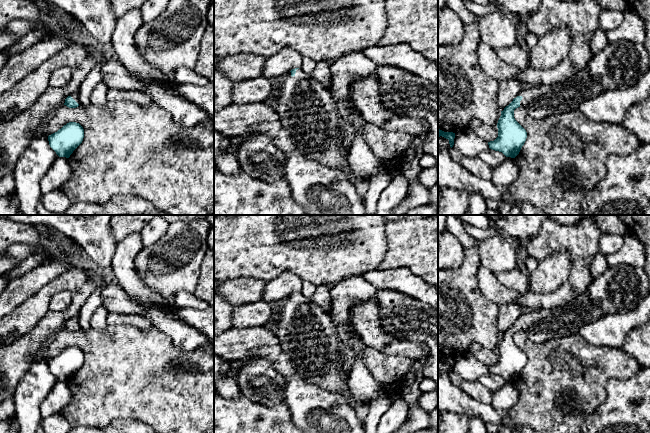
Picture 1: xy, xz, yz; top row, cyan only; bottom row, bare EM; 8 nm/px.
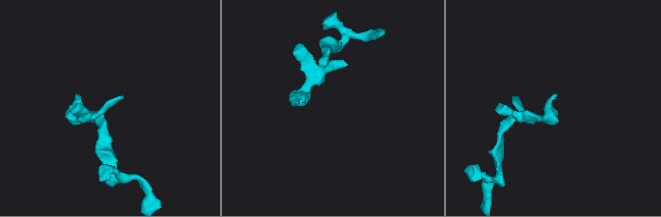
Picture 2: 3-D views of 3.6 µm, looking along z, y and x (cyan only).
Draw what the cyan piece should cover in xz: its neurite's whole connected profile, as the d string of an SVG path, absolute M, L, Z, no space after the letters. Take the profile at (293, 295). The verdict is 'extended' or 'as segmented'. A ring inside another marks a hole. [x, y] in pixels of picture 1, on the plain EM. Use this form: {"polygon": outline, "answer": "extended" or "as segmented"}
{"polygon": "M295 292L286 298L284 306L279 311L277 324L275 333L297 372L305 376L309 383L349 398L349 376L342 371L340 342L331 316L302 292Z", "answer": "extended"}

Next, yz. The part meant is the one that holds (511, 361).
{"polygon": "M616 265L609 267L603 274L596 277L583 294L563 306L554 309L522 311L518 320L501 335L497 347L498 361L494 365L488 366L489 372L502 376L506 381L515 382L519 378L526 365L527 356L514 342L516 332L524 332L535 343L578 333L580 326L585 323L608 314L635 309L649 291L648 276L644 269L630 265Z", "answer": "extended"}

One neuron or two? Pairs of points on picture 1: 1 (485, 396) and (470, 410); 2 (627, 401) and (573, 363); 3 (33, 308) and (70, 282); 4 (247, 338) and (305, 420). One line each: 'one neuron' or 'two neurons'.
1: two neurons
2: two neurons
3: one neuron
4: one neuron

